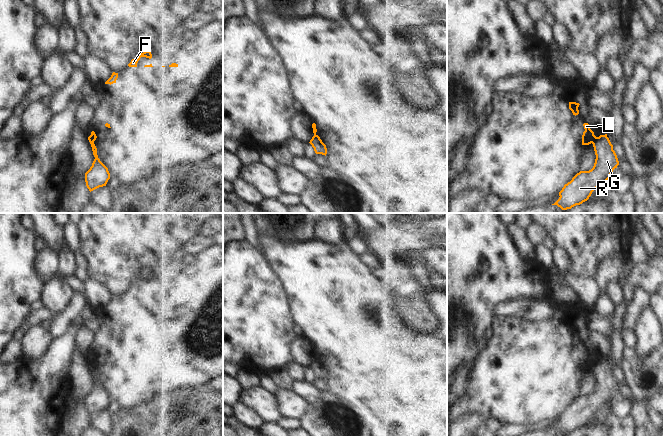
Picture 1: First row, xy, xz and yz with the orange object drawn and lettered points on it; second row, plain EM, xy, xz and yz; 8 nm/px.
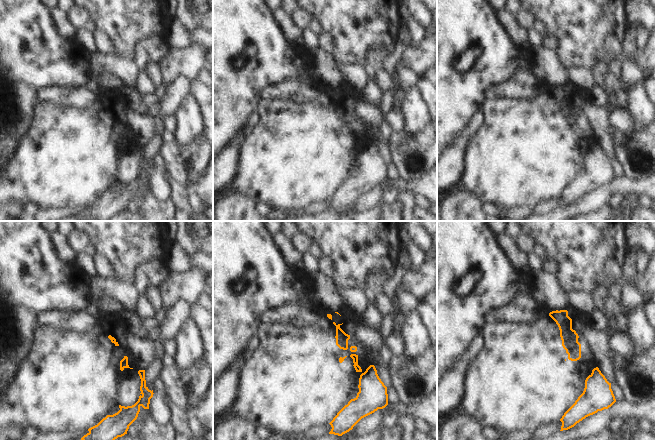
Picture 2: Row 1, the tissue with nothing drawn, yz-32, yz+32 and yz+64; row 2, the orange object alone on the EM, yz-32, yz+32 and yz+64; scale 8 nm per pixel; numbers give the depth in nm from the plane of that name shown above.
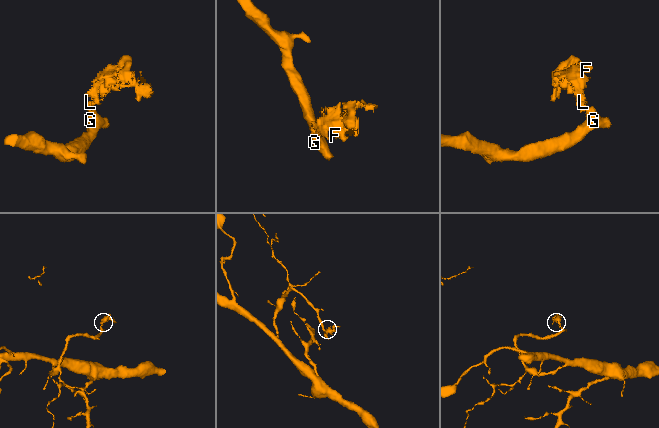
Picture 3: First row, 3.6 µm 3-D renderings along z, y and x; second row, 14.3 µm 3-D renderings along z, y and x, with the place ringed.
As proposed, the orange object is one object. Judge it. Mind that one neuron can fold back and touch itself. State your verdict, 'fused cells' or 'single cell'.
fused cells

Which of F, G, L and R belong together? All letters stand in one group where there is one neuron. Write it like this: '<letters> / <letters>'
F L / G R

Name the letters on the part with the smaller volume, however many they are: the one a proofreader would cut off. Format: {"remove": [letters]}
{"remove": ["F", "L"]}

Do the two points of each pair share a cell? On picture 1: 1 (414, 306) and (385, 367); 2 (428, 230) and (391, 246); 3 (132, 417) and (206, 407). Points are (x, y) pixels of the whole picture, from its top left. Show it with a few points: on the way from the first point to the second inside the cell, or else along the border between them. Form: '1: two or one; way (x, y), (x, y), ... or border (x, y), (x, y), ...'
1: two; border (402, 310), (404, 318), (415, 328), (429, 330)
2: one; way (419, 235), (400, 239)
3: one; way (150, 417), (170, 417), (178, 409), (188, 409)

